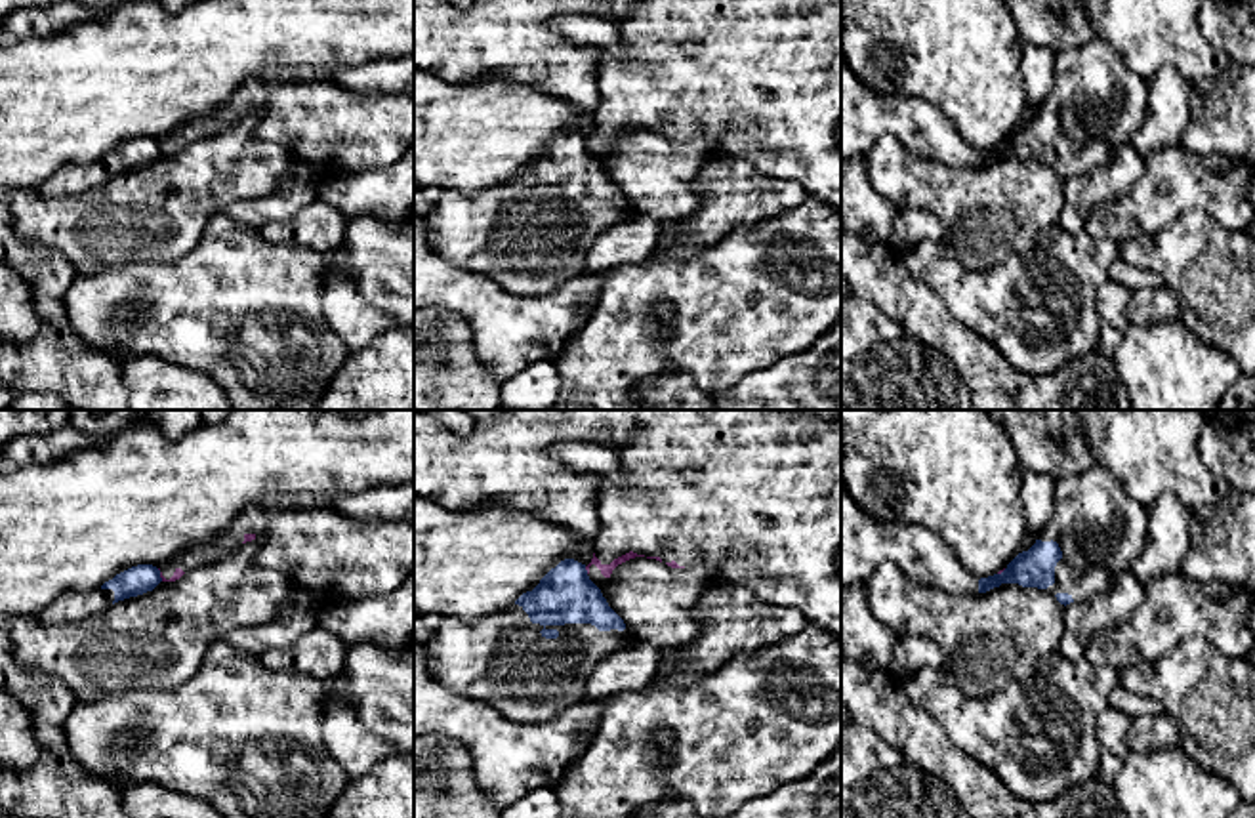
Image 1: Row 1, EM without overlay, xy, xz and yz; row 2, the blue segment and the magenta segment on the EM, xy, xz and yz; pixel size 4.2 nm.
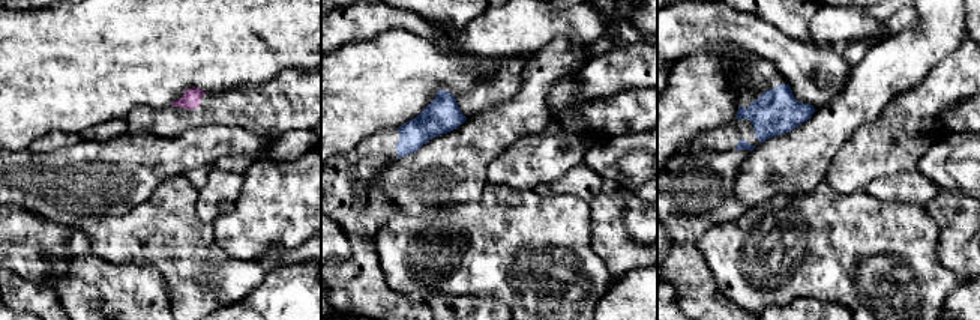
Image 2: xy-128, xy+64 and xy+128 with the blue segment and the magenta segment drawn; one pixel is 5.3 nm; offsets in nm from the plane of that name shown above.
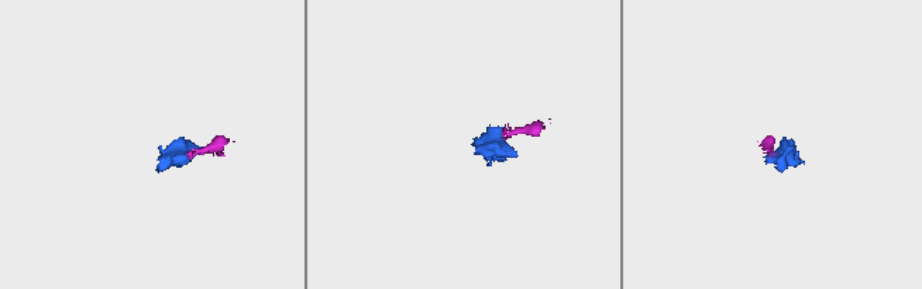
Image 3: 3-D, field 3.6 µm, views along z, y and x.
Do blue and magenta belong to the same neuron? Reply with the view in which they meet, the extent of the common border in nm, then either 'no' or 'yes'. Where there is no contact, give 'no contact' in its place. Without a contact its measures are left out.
contact in xz; length 40 nm; no

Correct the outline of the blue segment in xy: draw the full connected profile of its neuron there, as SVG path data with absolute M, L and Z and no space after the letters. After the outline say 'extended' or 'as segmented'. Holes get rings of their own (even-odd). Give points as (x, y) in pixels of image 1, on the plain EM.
M137 137L95 164L67 164L57 170L46 183L38 185L38 193L50 198L78 196L111 177L153 164L162 154L160 143L153 137Z; extended

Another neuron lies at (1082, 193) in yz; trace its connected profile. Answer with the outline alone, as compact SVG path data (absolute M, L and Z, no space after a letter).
M1125 143L1112 149L1112 158L1106 166L1066 177L1059 227L1068 233L1081 231L1097 206L1127 194L1142 172L1144 158L1131 143Z

